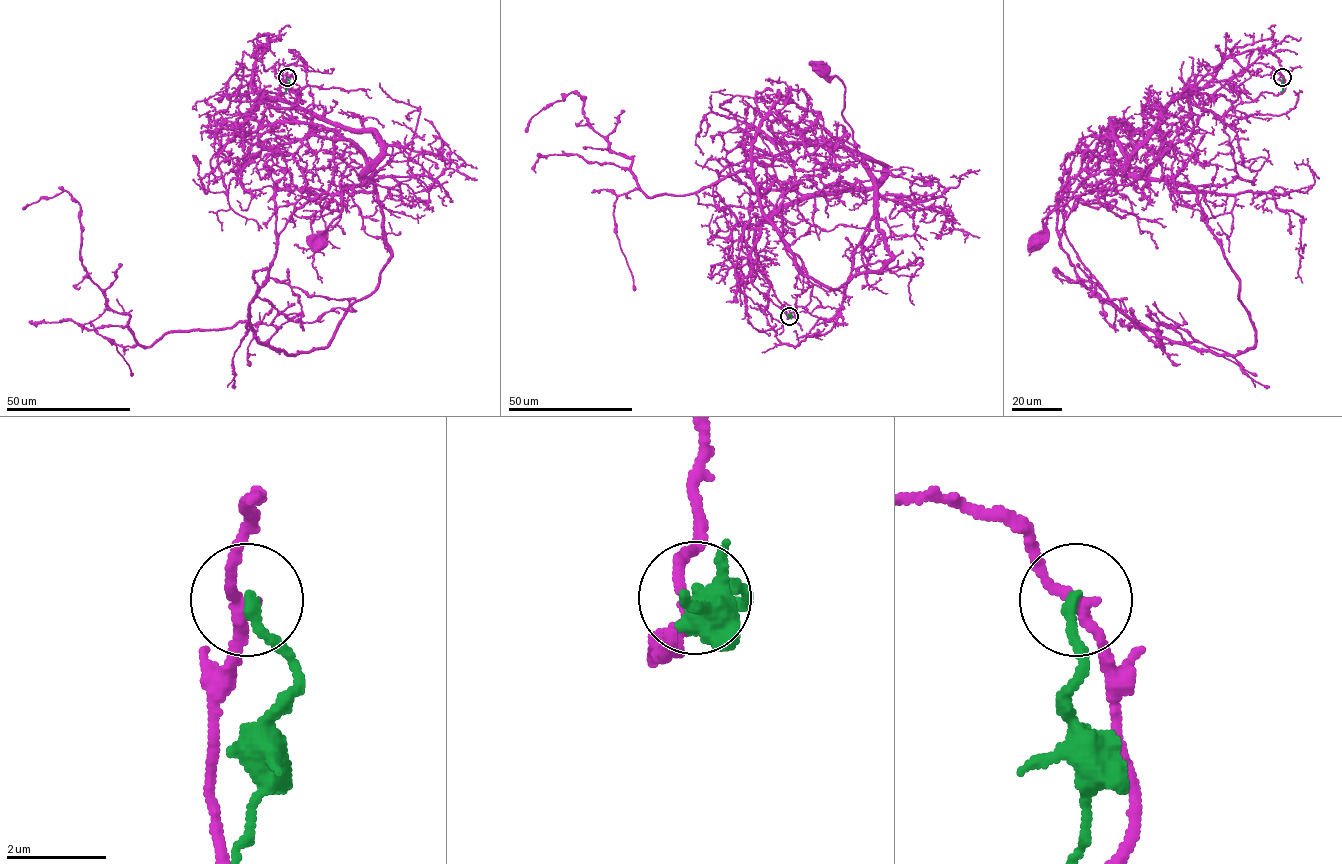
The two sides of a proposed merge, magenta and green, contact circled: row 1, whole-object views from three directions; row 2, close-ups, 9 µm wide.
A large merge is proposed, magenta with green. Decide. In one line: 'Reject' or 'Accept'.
Reject

